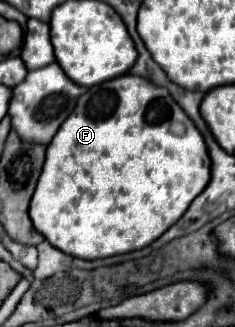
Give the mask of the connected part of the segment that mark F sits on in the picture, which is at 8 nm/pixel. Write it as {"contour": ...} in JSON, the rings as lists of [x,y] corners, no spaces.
{"contour":[[[124,74],[88,88],[72,116],[64,120],[52,138],[30,202],[30,218],[54,248],[82,260],[108,258],[140,250],[160,238],[176,224],[208,182],[210,158],[194,122],[172,100],[166,88],[154,86],[146,78]]]}

